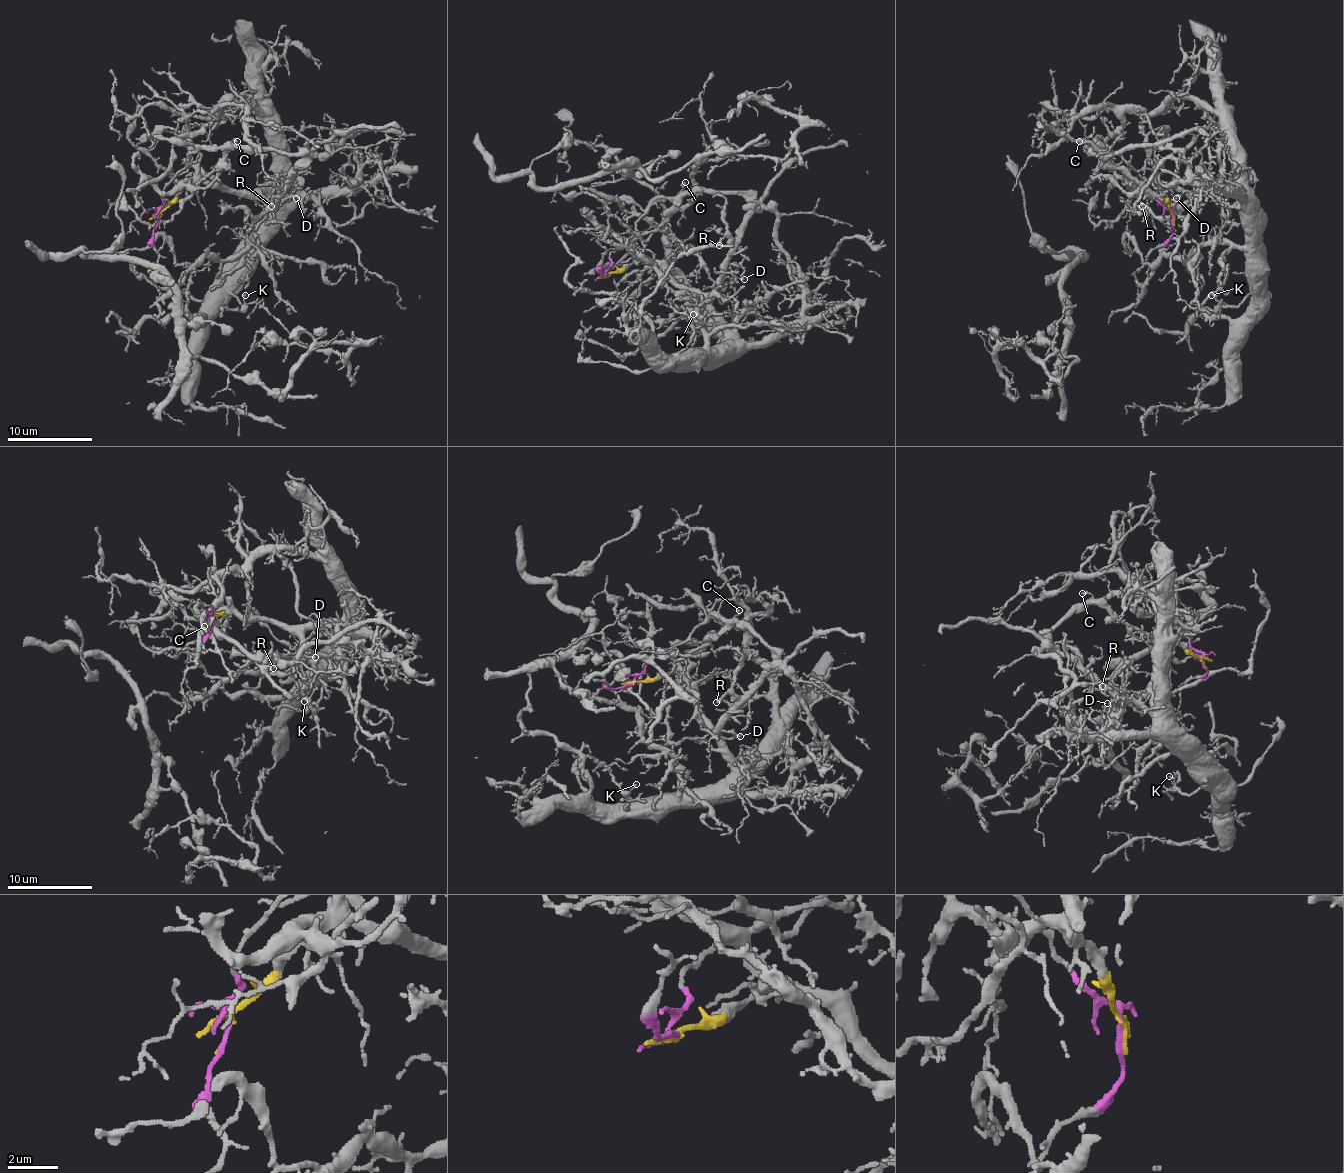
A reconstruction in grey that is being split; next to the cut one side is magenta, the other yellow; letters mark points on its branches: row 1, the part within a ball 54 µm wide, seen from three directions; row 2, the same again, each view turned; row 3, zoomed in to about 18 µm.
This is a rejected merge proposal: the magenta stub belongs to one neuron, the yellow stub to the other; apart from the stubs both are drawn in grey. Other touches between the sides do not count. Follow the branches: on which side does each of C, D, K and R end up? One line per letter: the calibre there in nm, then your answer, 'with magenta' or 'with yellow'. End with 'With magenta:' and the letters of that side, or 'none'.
C: 180 nm thick; with magenta
D: 140 nm thick; with yellow
K: 120 nm thick; with yellow
R: 240 nm thick; with yellow
With magenta: C

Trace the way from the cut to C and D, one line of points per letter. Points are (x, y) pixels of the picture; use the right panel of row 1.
C: (1172, 220), (1172, 213), (1117, 153), (1096, 147), (1085, 139), (1079, 141)
D: (1172, 220), (1170, 202), (1155, 181), (1166, 181), (1189, 196), (1174, 205), (1177, 198)

